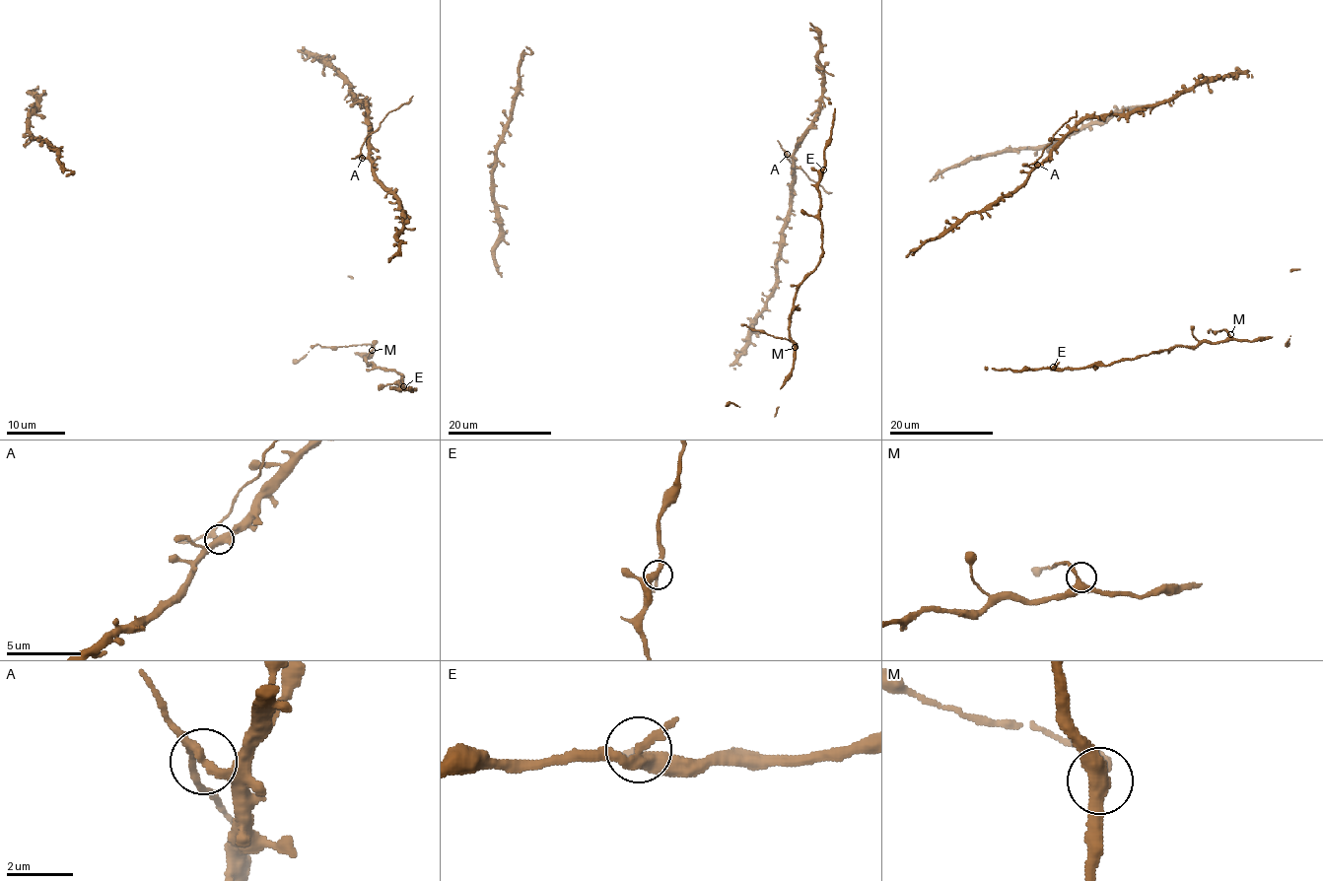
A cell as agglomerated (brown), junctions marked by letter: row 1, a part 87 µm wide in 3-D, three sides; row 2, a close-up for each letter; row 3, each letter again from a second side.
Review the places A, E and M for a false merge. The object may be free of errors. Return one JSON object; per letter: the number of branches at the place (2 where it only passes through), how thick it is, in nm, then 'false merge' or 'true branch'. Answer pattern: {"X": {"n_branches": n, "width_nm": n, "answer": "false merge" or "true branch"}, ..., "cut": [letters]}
{"A": {"n_branches": 3, "width_nm": 240, "answer": "false merge"}, "E": {"n_branches": 3, "width_nm": 320, "answer": "true branch"}, "M": {"n_branches": 3, "width_nm": 320, "answer": "true branch"}, "cut": ["A"]}

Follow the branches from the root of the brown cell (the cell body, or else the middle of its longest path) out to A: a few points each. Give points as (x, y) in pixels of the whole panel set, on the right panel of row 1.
A: (1066, 136), (1037, 165)

